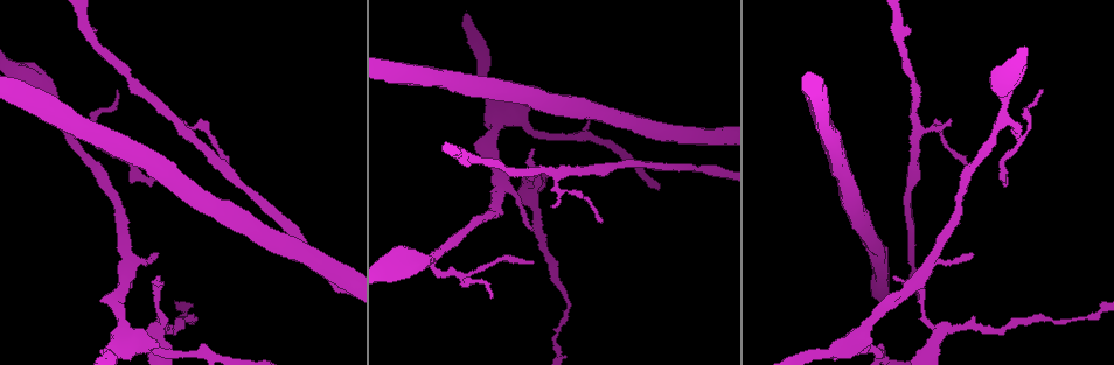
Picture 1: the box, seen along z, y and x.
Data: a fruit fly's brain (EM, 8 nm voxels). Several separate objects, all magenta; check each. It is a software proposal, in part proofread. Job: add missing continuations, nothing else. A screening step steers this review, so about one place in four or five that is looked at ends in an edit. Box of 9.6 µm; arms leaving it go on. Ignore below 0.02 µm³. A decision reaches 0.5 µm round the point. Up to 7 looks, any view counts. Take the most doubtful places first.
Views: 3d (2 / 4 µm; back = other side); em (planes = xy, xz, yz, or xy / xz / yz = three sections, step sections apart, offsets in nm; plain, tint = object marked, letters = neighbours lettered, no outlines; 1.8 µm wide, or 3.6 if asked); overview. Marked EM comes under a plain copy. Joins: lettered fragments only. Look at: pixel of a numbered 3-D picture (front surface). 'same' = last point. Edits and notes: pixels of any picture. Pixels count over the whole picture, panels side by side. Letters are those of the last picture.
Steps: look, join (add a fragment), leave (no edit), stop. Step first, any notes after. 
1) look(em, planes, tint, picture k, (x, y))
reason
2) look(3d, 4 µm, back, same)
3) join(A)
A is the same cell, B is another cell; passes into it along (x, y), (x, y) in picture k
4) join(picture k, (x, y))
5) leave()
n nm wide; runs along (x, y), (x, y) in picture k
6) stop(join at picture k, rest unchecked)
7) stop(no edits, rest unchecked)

look(em, 3.6 µm, yz, step 4, letters, picture 1, (894, 280))

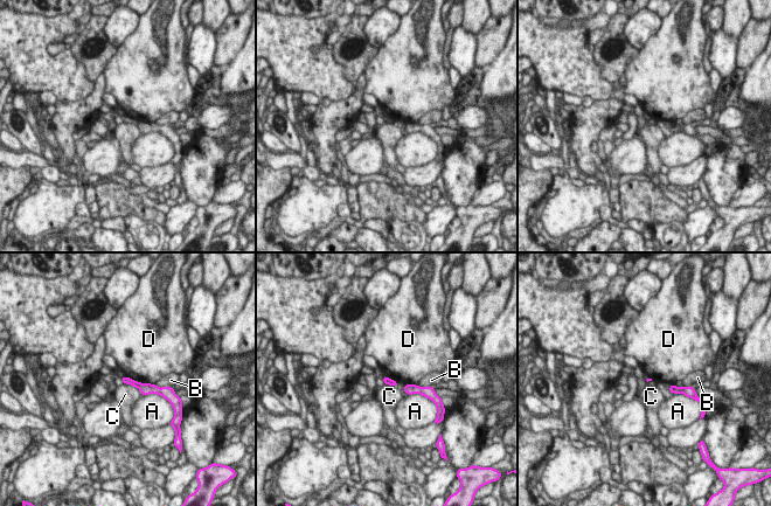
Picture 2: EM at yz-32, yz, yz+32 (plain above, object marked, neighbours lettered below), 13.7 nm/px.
look(em, 3.6 µm, planes, letters, same)
another direction

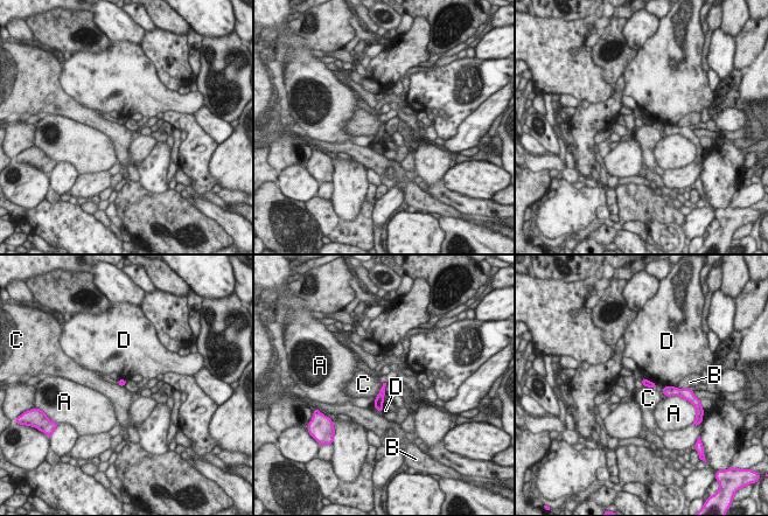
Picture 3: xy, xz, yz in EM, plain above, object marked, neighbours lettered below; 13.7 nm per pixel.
leave()
A, B, C and D are other cells; border along (383, 384), (376, 397) in picture 3; none of them fits

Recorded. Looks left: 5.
look(3d, 4 µm, picture 1, (964, 162))
thin end

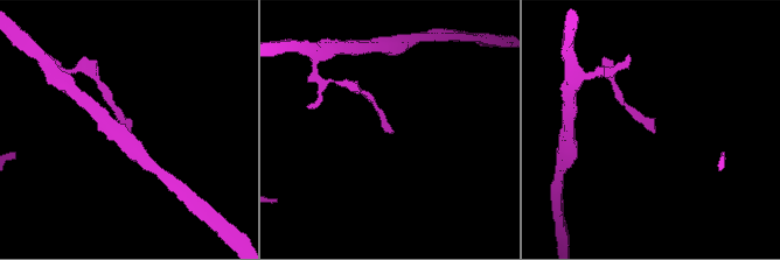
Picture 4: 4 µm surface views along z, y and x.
look(em, xy, step 4, letters, picture 4, (390, 133))

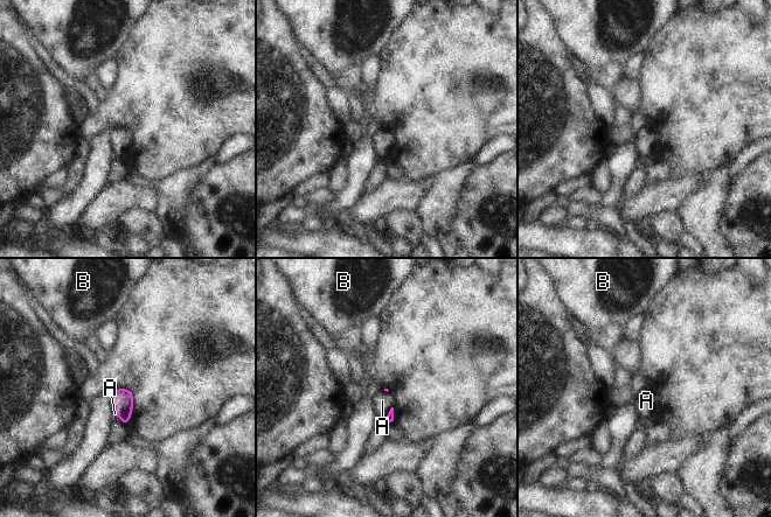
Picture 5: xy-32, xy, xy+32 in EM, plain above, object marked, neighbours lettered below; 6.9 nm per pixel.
look(em, planes, letters, same)
cut it another way

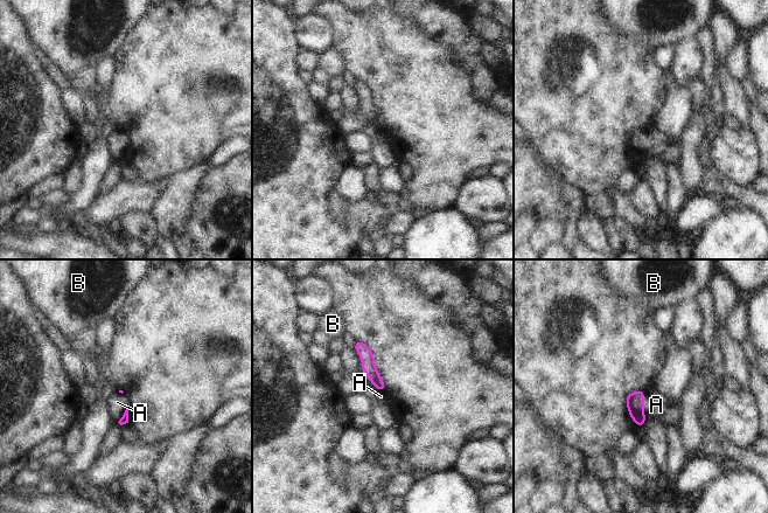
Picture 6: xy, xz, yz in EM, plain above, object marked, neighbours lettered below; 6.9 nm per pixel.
join(A)
A is the same cell, B is another cell; passes into it along (635, 401), (643, 406), (656, 404) in picture 6; the neuron continues

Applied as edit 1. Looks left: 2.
look(overview)

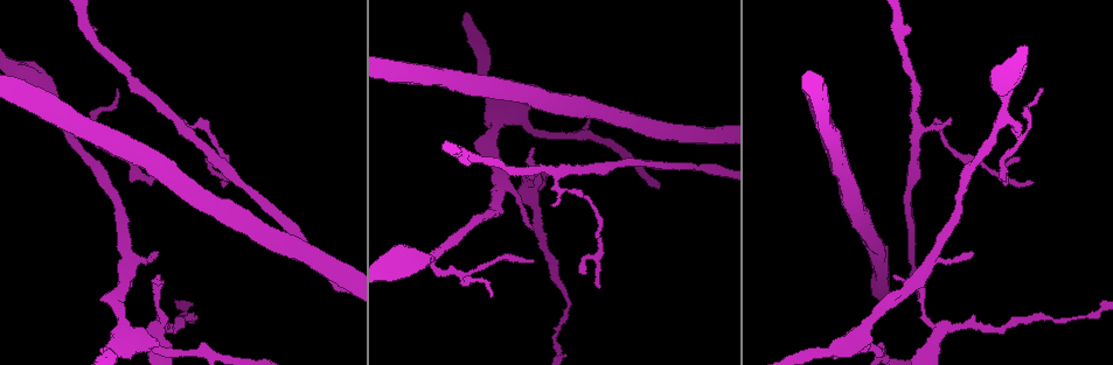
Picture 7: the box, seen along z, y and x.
look(em, planes, letters, picture 7, (530, 262))
tapers out

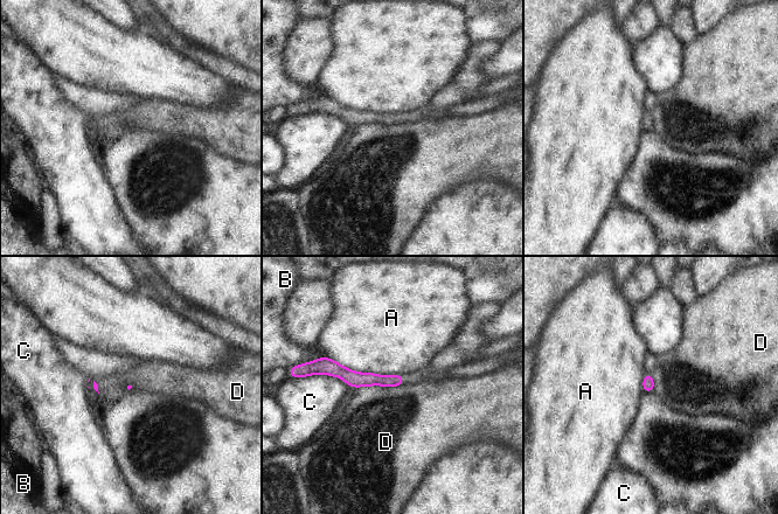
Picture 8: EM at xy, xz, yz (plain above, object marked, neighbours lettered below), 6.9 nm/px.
leave()
A touches over 550 nm; A, B, C and D are other cells; none of them fits

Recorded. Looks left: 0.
stop(join at picture 6, rest unchecked)

